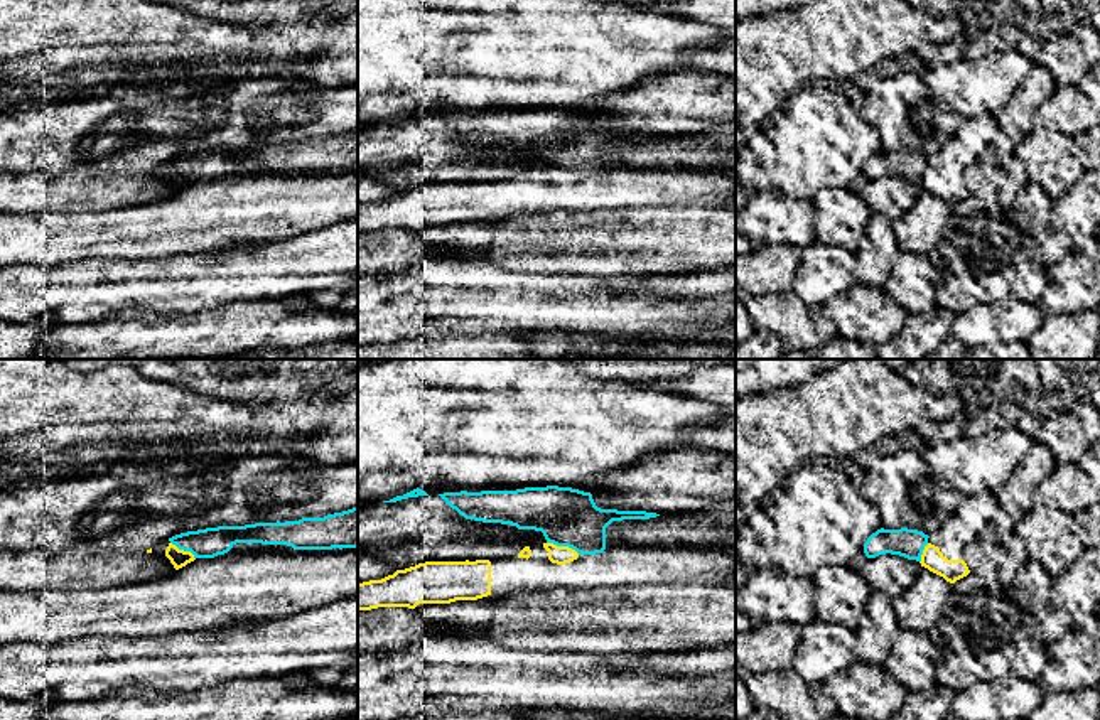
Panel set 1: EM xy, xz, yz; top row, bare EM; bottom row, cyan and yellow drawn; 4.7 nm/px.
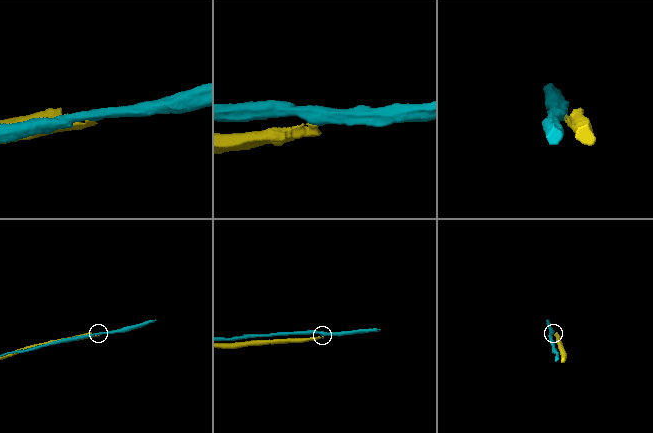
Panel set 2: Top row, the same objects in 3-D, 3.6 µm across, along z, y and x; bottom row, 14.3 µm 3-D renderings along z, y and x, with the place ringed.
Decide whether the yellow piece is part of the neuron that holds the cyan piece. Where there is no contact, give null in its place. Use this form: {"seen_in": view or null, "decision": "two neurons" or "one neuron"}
{"seen_in": "xz", "decision": "two neurons"}

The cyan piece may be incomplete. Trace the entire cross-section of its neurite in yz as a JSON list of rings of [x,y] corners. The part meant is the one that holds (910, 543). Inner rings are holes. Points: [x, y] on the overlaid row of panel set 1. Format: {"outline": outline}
{"outline": [[[877,529],[864,543],[864,553],[867,558],[879,555],[899,555],[908,560],[921,561],[925,546],[928,545],[928,535],[918,529]]]}

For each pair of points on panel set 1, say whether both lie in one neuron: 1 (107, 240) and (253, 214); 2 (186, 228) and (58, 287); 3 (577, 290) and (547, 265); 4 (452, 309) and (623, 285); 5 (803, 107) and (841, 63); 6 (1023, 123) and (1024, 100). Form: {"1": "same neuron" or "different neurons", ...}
{"1": "same neuron", "2": "different neurons", "3": "different neurons", "4": "different neurons", "5": "different neurons", "6": "same neuron"}

